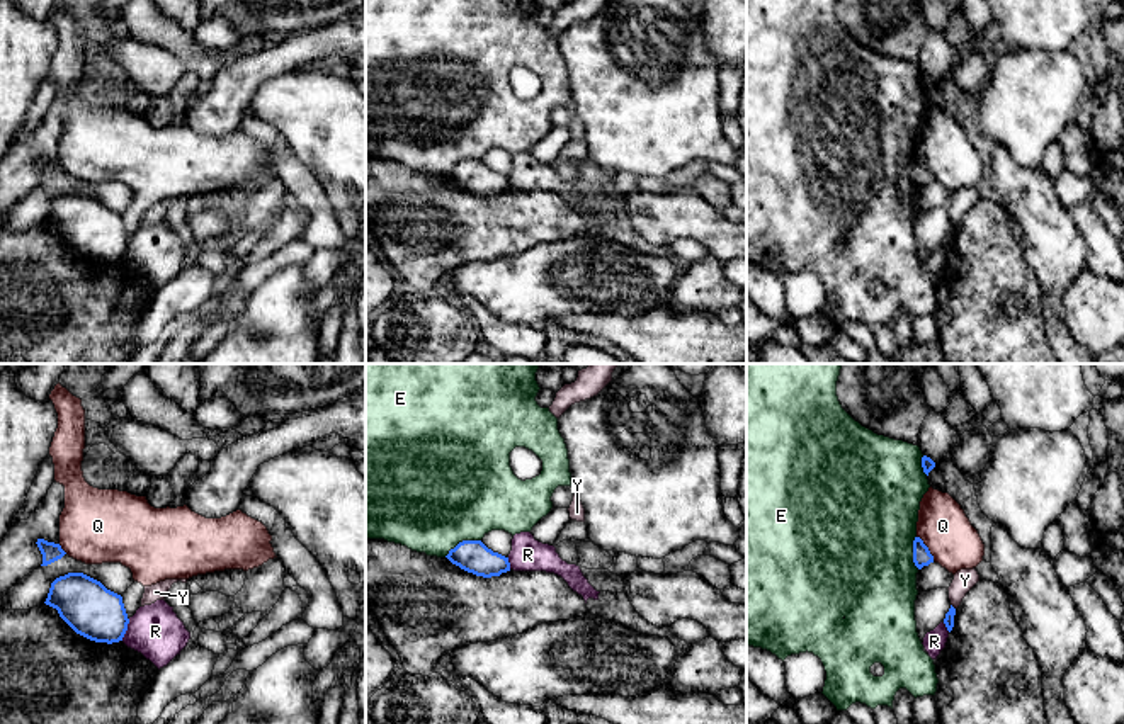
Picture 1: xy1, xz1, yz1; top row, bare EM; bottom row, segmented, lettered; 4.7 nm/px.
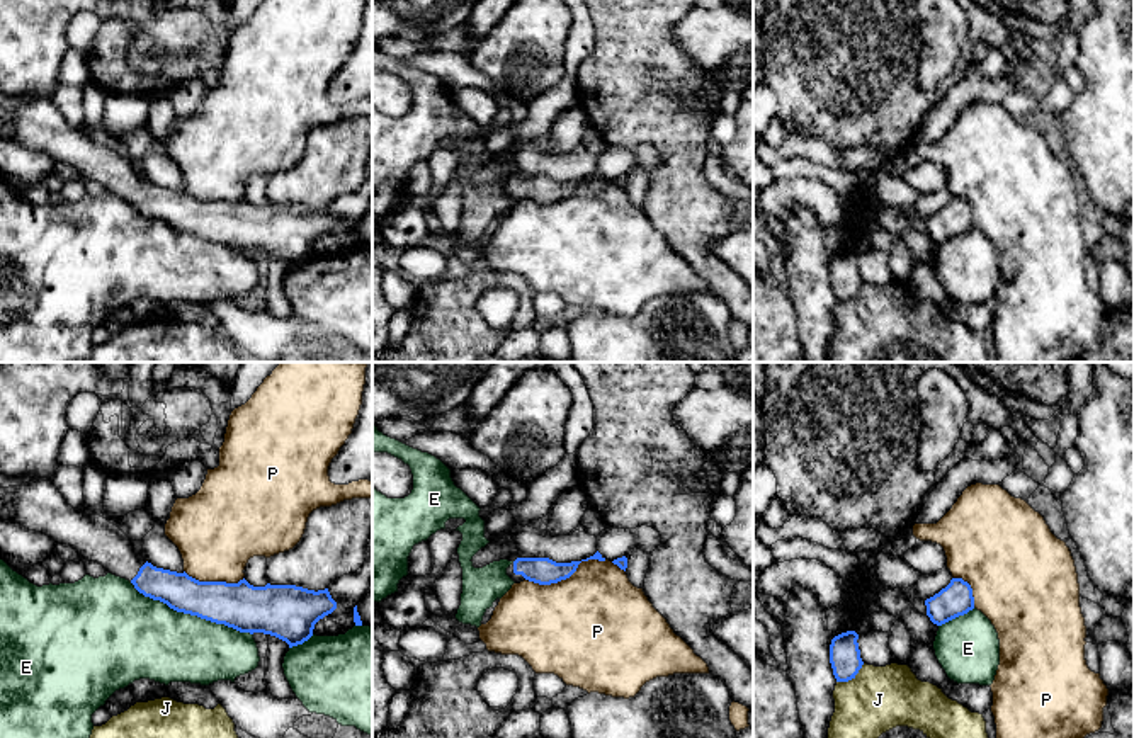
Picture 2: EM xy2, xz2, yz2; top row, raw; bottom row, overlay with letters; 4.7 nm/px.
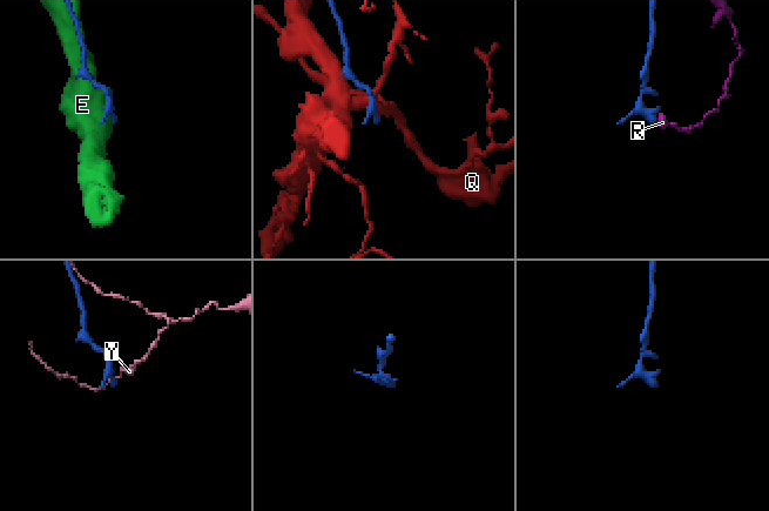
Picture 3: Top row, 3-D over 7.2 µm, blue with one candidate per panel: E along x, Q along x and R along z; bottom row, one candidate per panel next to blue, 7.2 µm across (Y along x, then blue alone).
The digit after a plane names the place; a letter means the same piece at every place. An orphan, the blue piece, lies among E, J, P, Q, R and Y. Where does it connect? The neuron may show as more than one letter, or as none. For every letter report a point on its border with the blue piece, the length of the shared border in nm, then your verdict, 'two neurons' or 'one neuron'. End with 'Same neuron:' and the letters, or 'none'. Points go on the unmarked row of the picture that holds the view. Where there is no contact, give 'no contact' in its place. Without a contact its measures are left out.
E: contact xy2 (191, 233); length 650 nm; two neurons
J: contact yz2 (850, 298); length 160 nm; two neurons
P: contact xz2 (566, 196); length 400 nm; two neurons
Q: contact yz1 (927, 167); length 150 nm; two neurons
R: contact xy1 (126, 248); length 110 nm; two neurons
Y: contact yz1 (953, 226); length 40 nm; two neurons
Same neuron: none

